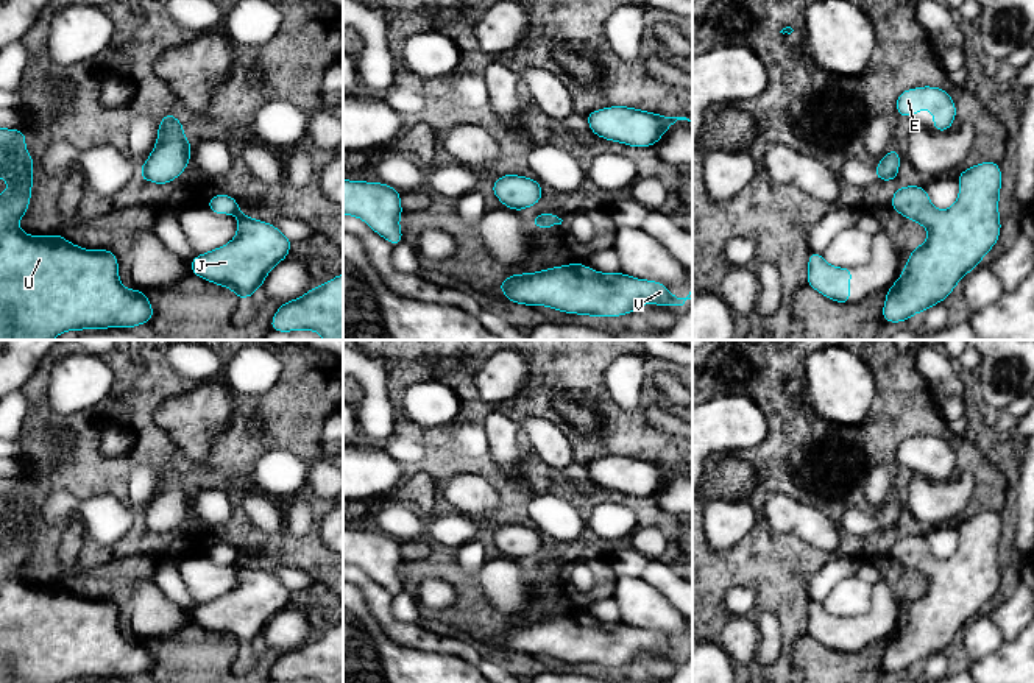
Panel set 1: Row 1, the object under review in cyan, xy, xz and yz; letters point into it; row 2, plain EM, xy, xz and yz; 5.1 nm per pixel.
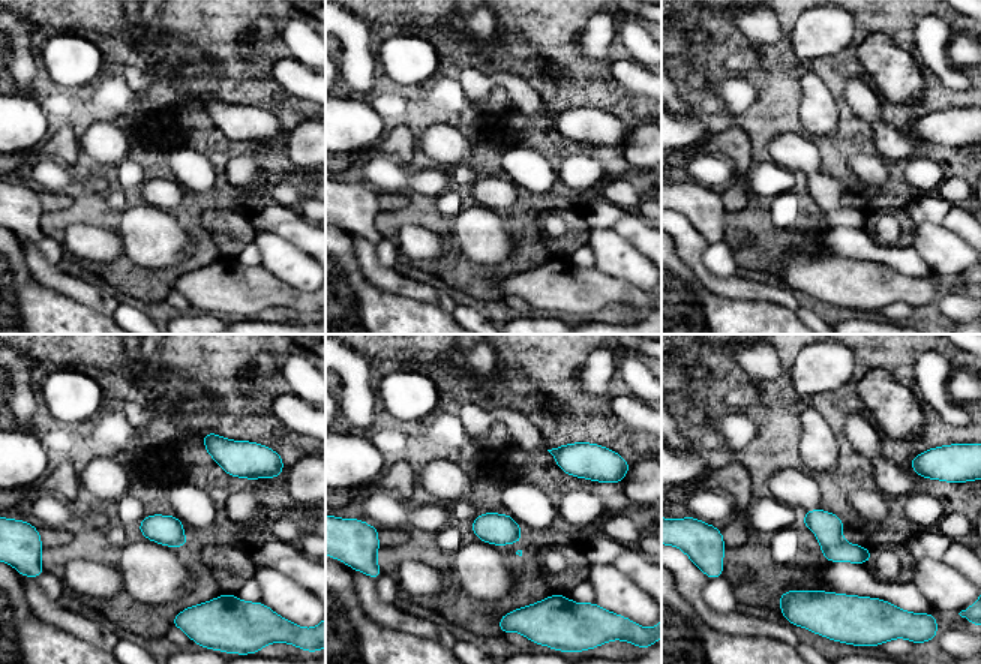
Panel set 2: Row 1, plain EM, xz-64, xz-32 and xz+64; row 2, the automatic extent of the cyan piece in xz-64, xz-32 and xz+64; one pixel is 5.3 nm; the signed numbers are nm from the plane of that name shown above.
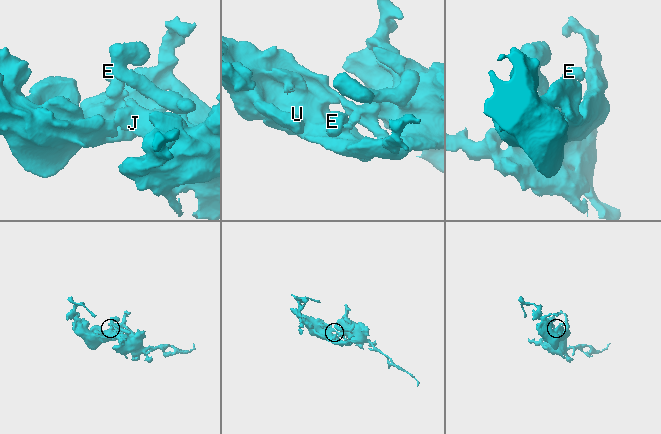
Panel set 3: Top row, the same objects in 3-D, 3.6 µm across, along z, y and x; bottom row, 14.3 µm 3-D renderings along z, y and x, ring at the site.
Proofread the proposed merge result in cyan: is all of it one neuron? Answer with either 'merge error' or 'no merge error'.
no merge error

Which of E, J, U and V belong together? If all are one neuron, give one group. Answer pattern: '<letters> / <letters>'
E J U V

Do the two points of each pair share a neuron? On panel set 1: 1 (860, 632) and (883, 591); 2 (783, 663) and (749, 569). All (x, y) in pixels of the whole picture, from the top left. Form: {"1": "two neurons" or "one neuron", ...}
{"1": "one neuron", "2": "one neuron"}

